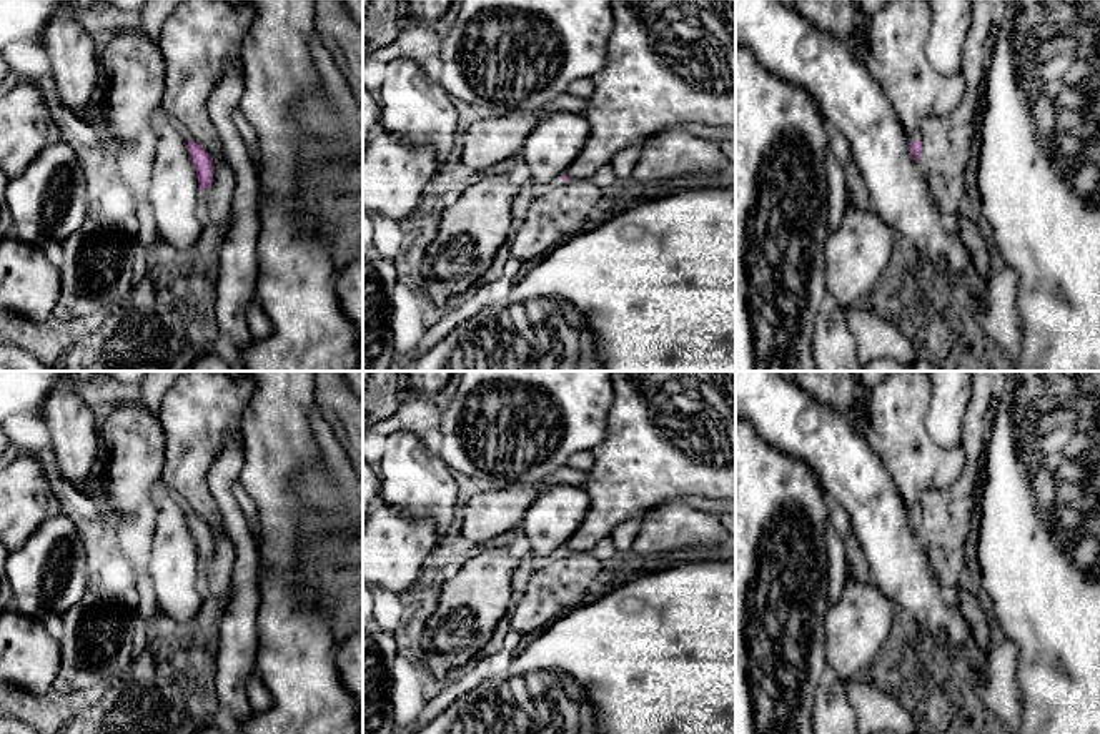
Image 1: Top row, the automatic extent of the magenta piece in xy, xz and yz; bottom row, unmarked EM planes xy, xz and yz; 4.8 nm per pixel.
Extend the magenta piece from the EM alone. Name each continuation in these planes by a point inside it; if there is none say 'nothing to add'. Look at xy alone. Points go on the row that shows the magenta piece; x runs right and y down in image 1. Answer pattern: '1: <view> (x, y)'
1: xy (183, 132)

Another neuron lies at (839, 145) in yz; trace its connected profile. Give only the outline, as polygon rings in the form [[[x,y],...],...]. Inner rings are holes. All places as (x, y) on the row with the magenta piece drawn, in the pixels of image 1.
[[[835,128],[830,130],[830,150],[842,168],[845,168],[847,163],[854,161],[847,138]]]

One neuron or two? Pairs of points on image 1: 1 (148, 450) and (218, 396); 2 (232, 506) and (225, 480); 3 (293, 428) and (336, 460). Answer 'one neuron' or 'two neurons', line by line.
1: two neurons
2: one neuron
3: two neurons

